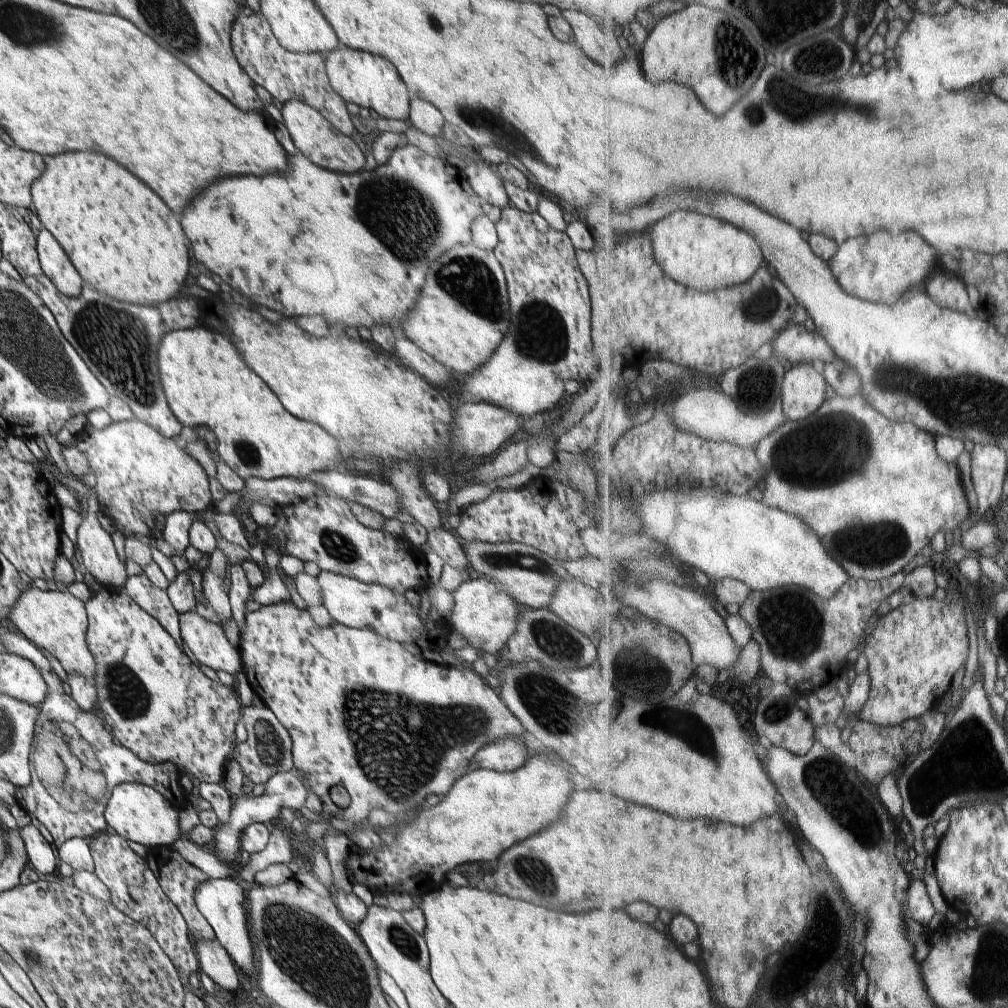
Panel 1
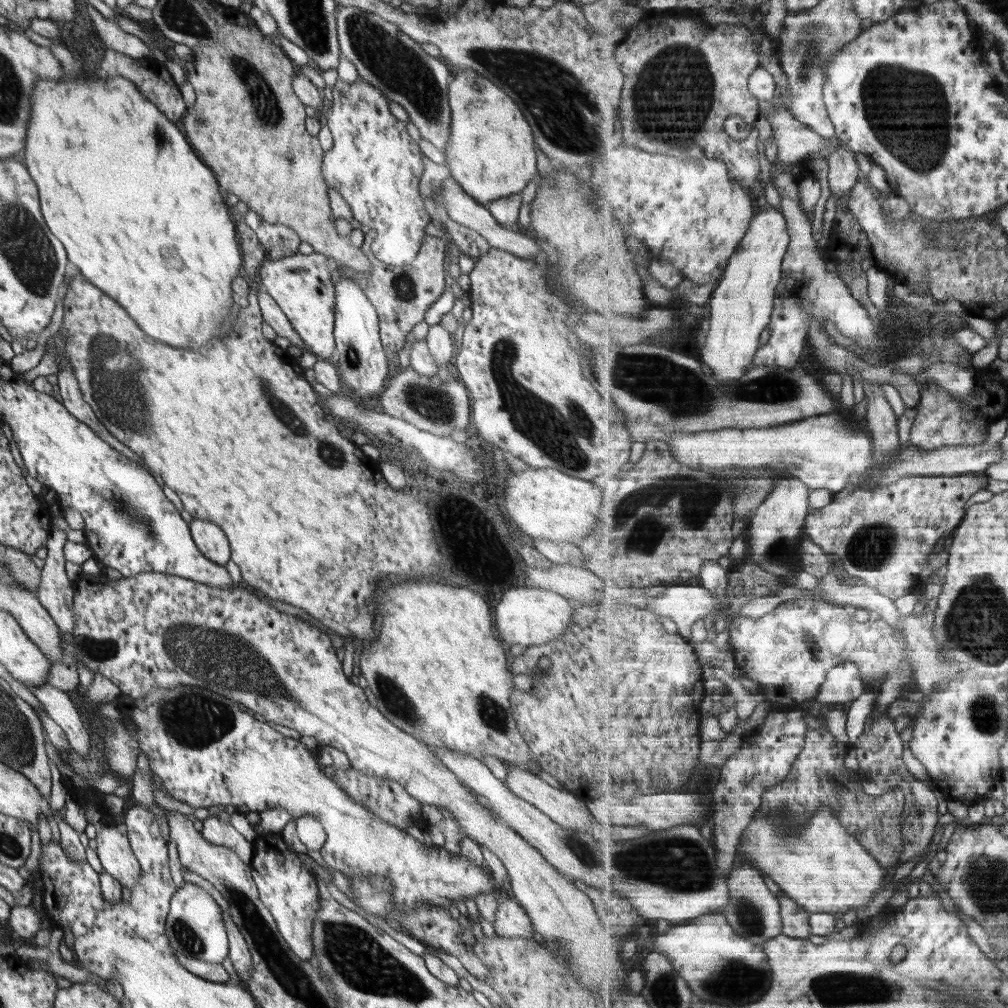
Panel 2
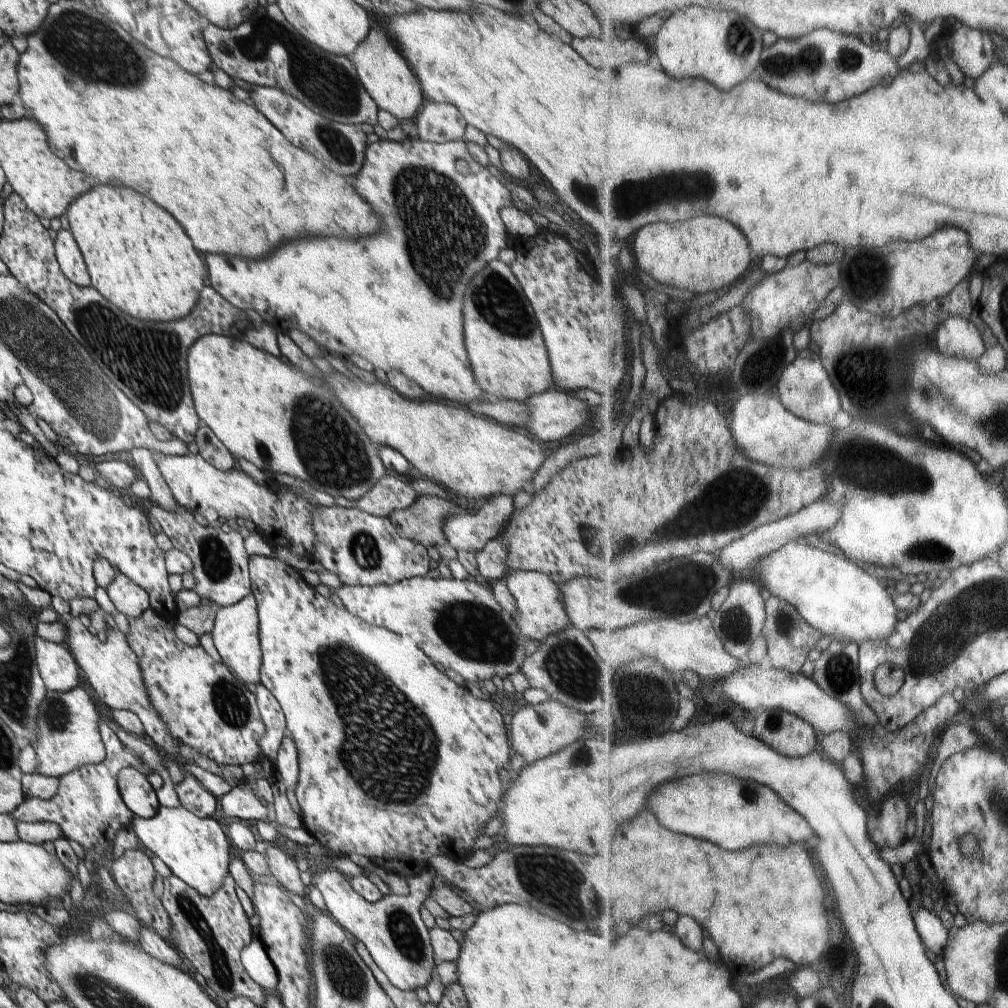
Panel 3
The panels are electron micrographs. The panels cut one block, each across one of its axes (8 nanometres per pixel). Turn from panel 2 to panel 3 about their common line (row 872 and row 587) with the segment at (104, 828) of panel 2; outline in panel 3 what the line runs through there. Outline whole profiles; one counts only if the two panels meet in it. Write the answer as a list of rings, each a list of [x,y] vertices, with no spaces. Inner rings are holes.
[[[117,570],[112,584],[106,586],[106,593],[115,608],[127,618],[137,618],[150,609],[148,594]]]

